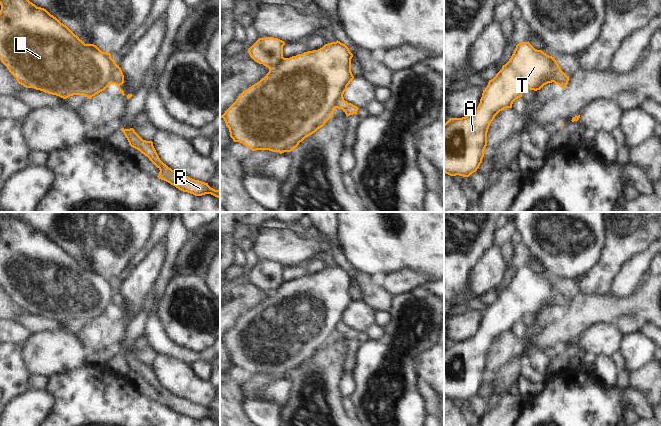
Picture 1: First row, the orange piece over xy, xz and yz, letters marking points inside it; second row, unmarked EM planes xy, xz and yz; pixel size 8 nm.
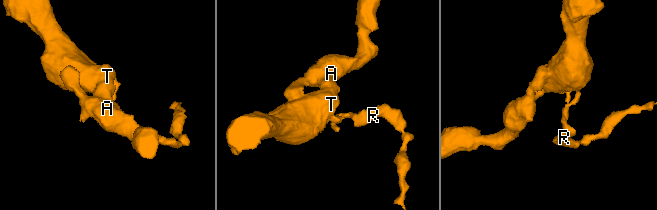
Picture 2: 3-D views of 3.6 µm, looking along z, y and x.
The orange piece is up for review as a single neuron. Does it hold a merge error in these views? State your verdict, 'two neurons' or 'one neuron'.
two neurons

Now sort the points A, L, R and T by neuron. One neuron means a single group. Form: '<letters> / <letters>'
A L T / R

